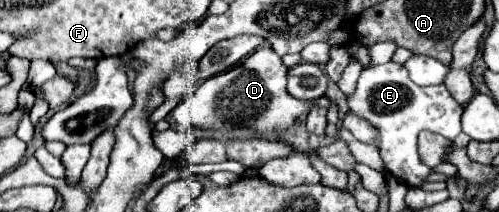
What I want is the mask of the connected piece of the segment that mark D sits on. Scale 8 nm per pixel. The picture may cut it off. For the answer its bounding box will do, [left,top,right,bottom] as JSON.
[173,46,309,138]

